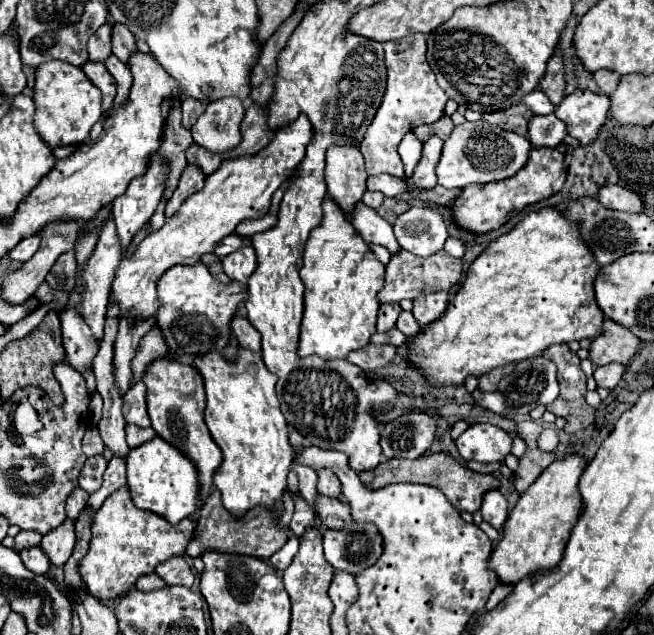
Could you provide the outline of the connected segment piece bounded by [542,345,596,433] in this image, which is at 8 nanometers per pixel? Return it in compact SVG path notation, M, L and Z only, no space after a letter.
M552 345L542 351L544 359L552 359L558 367L558 383L560 395L556 401L546 405L556 417L566 417L568 423L564 427L566 433L574 433L578 429L588 427L594 421L596 409L592 409L586 401L586 375L580 369L580 357L570 351L568 345Z

